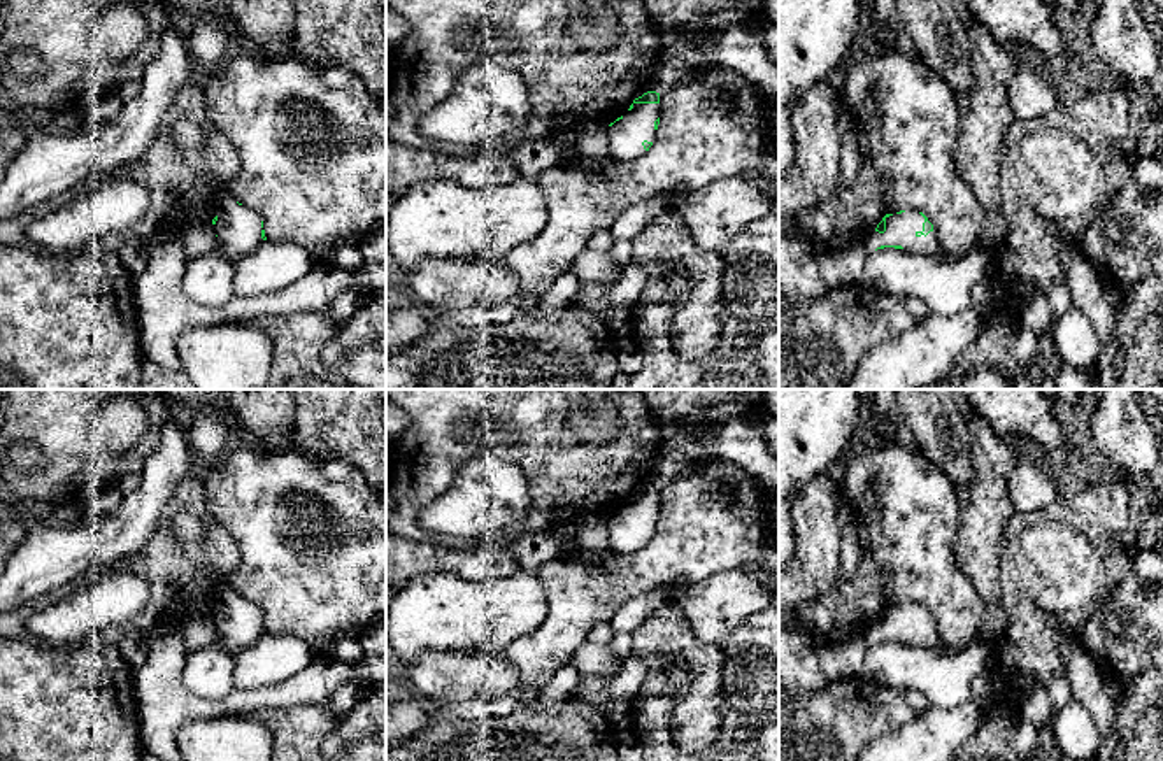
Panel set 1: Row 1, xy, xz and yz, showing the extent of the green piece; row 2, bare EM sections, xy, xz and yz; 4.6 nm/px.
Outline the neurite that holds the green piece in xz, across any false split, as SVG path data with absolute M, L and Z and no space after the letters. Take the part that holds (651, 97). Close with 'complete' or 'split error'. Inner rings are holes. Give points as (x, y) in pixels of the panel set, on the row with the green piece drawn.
M647 91L609 124L610 158L628 161L653 146L660 124L660 93Z | split error

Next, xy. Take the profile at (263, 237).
M228 191L223 195L221 210L212 224L219 240L218 249L226 260L247 256L267 240L261 217L235 202Z | split error

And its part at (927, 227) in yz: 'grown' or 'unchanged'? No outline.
grown

